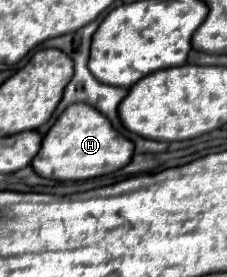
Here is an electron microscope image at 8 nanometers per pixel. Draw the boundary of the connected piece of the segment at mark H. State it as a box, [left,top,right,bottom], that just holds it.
[32,103,134,181]

